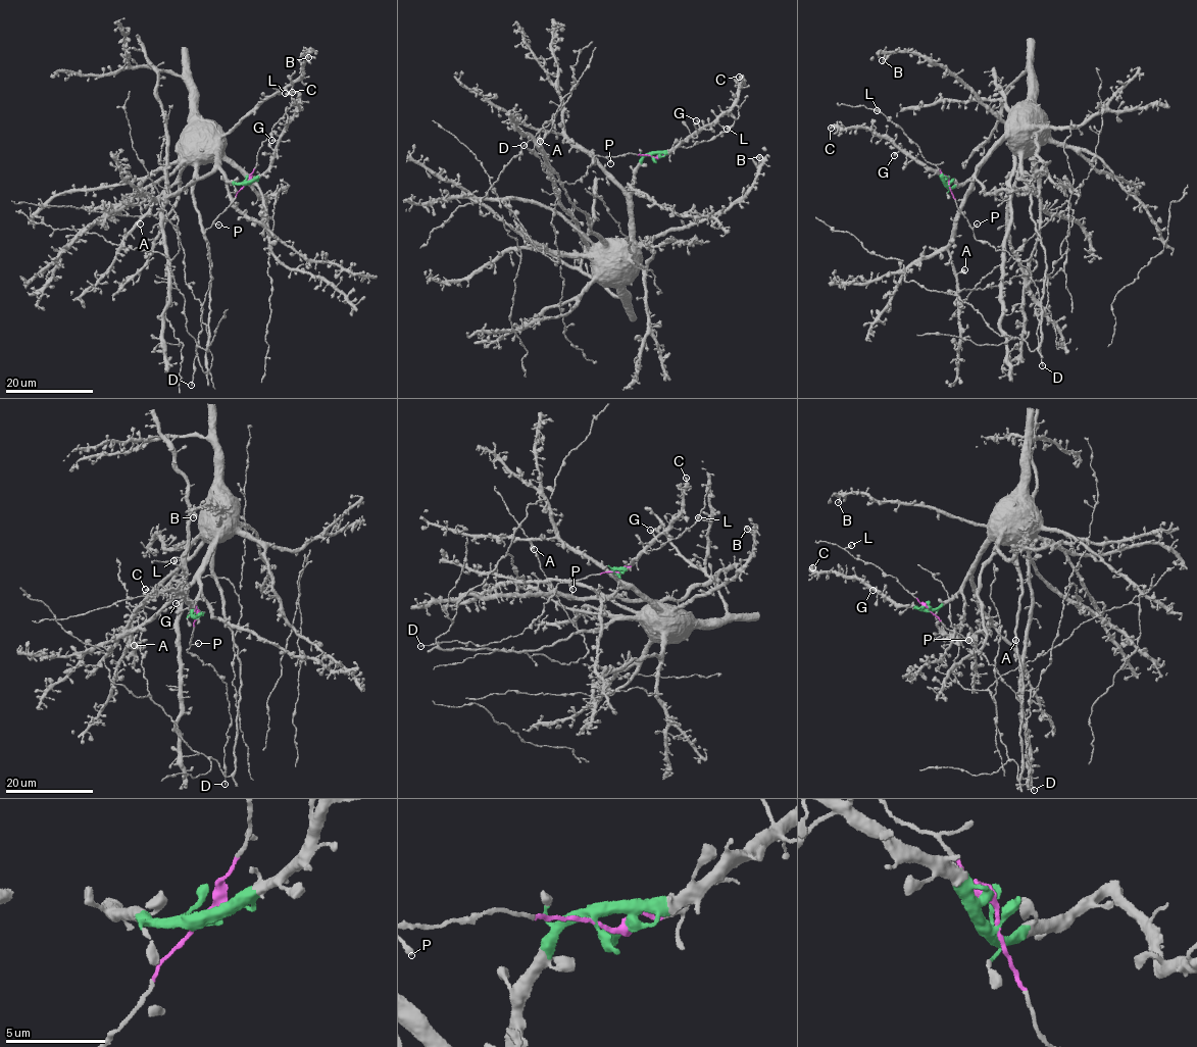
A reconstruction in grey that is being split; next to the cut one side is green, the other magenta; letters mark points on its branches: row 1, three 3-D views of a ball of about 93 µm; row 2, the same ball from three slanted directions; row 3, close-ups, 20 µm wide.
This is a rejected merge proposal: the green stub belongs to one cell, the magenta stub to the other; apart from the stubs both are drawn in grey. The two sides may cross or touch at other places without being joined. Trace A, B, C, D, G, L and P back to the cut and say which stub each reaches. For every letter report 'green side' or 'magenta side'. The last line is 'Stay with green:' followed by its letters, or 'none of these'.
A: green side
B: green side
C: green side
D: magenta side
G: green side
L: magenta side
P: magenta side
Stay with green: A, B, C, G

